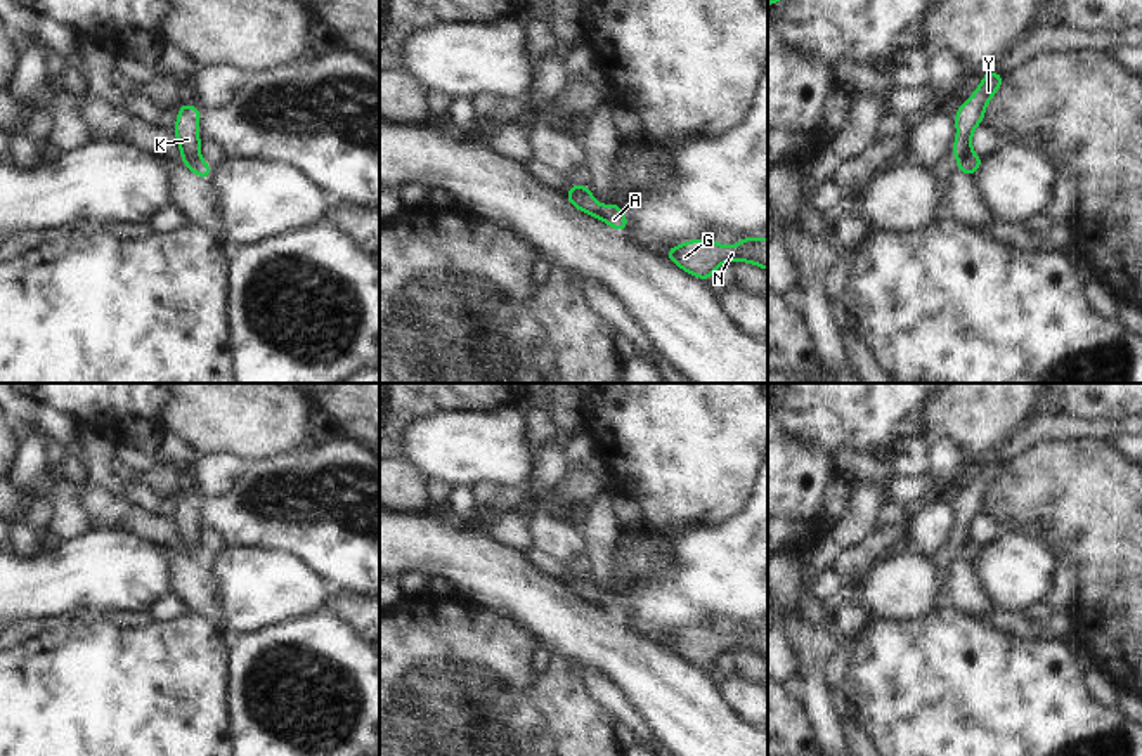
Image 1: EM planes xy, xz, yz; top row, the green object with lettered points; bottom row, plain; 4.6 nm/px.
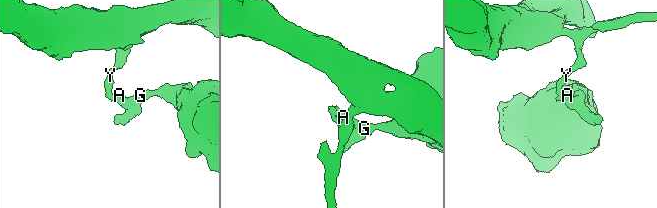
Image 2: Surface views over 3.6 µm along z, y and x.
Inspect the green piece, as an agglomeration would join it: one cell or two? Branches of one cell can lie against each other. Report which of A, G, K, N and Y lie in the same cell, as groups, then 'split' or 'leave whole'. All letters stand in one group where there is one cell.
A G N / K Y; split

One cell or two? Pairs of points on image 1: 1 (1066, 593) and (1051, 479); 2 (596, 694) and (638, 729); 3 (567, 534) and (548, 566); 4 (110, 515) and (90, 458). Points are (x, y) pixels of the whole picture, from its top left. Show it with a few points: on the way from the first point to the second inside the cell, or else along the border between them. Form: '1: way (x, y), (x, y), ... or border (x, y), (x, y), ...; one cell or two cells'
1: border (1064, 552), (1078, 566), (1080, 592), (1077, 595); two cells
2: way (607, 696), (629, 718); one cell
3: border (531, 547), (564, 562); two cells
4: border (89, 482), (116, 491); two cells

